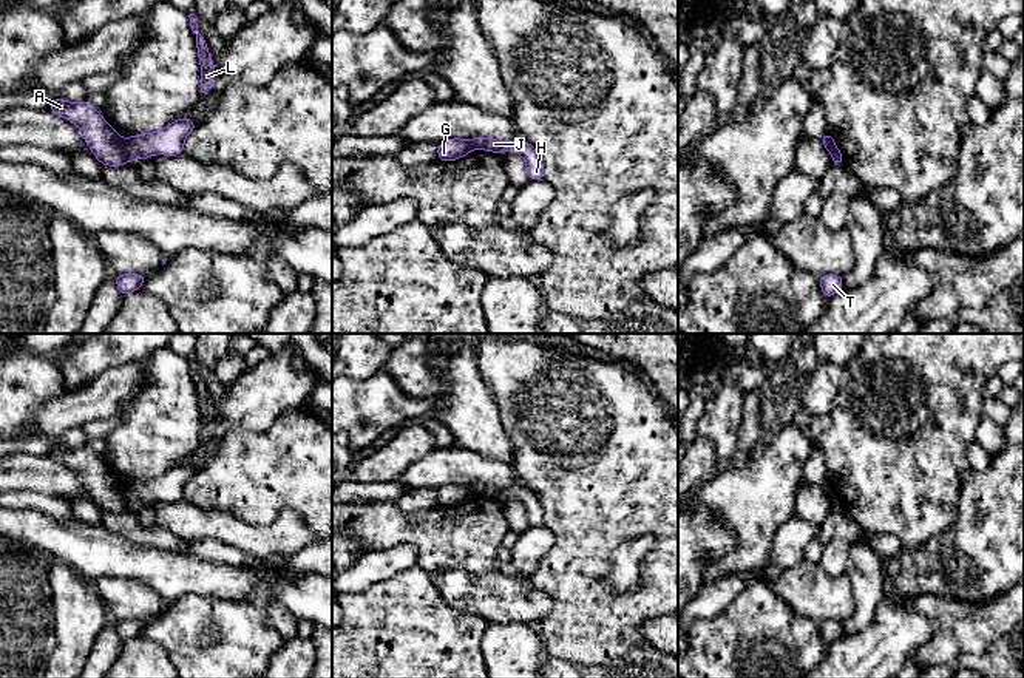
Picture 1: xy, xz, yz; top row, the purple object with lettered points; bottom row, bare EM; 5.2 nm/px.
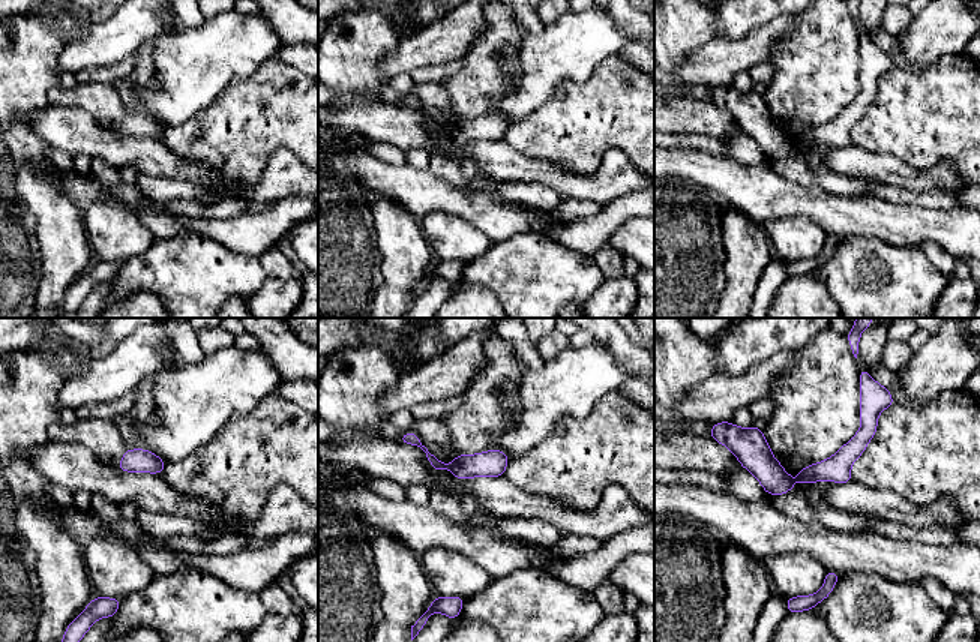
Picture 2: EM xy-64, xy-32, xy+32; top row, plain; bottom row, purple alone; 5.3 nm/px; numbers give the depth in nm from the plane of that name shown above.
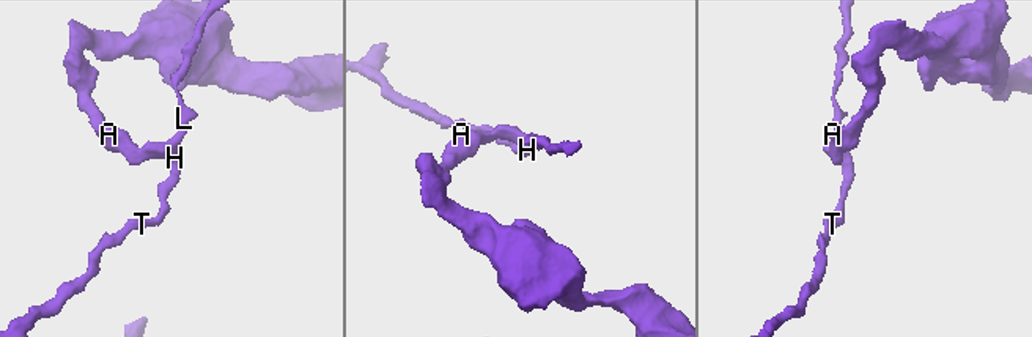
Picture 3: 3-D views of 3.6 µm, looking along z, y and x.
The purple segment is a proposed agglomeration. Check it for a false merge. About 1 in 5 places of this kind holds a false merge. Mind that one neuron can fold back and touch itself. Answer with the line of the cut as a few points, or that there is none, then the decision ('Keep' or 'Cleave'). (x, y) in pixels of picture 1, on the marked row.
Split along xy (122, 139), (122, 147), (130, 159). Cleave

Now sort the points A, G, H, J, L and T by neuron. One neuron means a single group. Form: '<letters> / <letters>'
A G / H J L T

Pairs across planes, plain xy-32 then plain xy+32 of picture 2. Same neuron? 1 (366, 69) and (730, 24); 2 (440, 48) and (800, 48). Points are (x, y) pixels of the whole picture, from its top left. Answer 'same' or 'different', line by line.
1: different
2: different

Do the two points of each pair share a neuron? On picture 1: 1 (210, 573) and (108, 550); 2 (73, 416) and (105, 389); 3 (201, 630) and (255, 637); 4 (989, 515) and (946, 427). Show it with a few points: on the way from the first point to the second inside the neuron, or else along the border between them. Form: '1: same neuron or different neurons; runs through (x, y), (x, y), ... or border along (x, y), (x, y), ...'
1: same neuron; runs through (186, 573), (170, 573), (150, 564), (133, 561)
2: same neuron; runs through (81, 408), (98, 397)
3: same neuron; runs through (215, 637), (241, 637)
4: different neurons; border along (969, 467), (962, 477), (958, 505)

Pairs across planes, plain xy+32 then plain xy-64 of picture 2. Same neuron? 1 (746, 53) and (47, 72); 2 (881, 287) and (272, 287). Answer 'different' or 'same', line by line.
1: different
2: different

